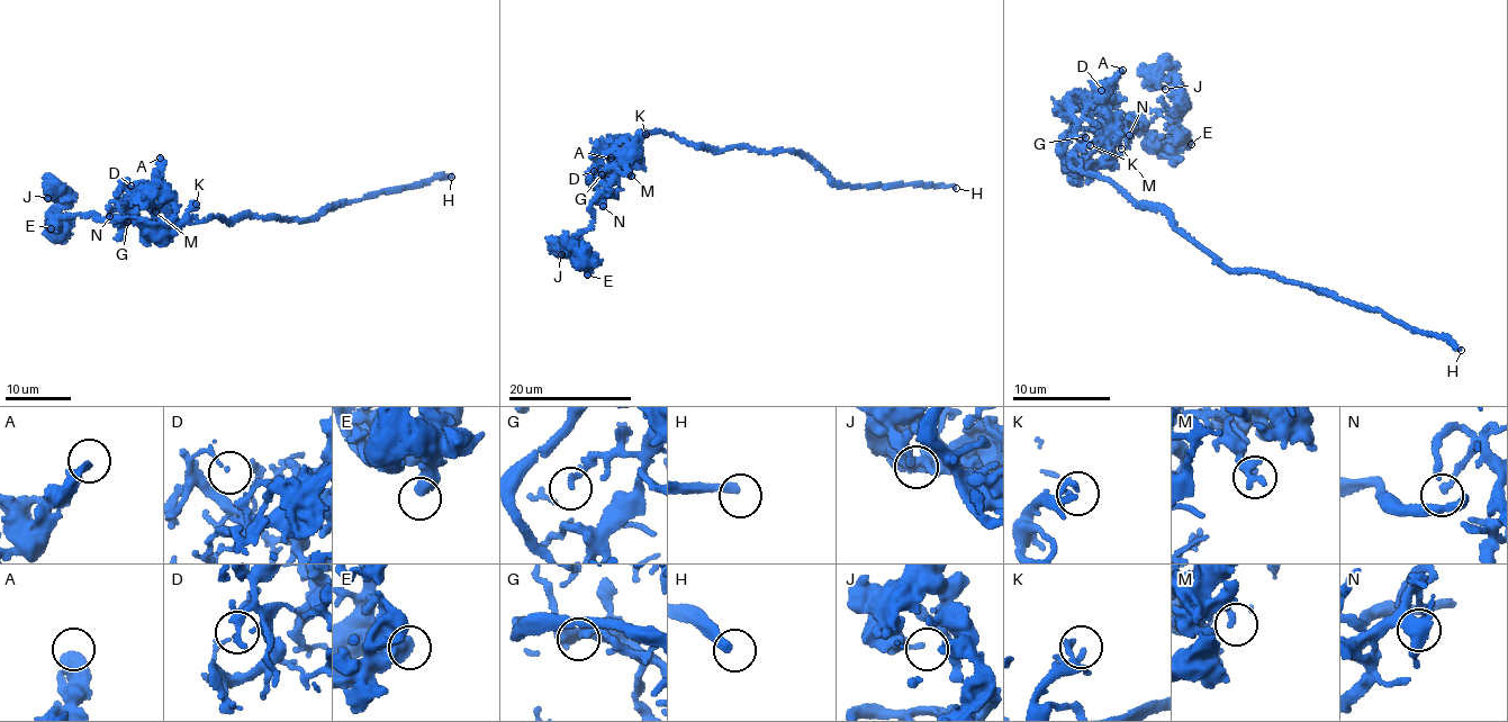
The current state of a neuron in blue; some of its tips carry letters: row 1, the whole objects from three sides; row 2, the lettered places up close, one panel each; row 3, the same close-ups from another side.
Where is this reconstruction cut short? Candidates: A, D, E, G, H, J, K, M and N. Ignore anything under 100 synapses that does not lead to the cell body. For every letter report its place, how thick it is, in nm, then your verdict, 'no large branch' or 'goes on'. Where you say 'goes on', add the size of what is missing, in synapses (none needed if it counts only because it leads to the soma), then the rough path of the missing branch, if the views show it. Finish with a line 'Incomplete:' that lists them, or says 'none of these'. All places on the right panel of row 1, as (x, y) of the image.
A: at (1122, 70); 400 nm thick; no large branch
D: at (1101, 90); 110 nm thick; no large branch
E: at (1191, 144); 500 nm thick; no large branch
G: at (1085, 137); 220 nm thick; no large branch
H: at (1461, 350); 320 nm thick; no large branch
J: at (1165, 89); 170 nm thick; no large branch
K: at (1090, 145); 180 nm thick; no large branch
M: at (1121, 149); 200 nm thick; no large branch
N: at (1129, 135); 200 nm thick; no large branch
Incomplete: none of these

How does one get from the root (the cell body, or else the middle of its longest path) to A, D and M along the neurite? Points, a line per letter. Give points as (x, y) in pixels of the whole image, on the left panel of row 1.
A: (226, 220), (217, 216), (184, 222), (177, 227), (173, 225), (159, 184), (160, 158)
D: (226, 220), (217, 216), (186, 223), (173, 231), (151, 229), (122, 215), (129, 199), (123, 182), (131, 186)
M: (226, 220), (217, 216), (184, 222), (177, 227), (162, 207), (155, 211)

